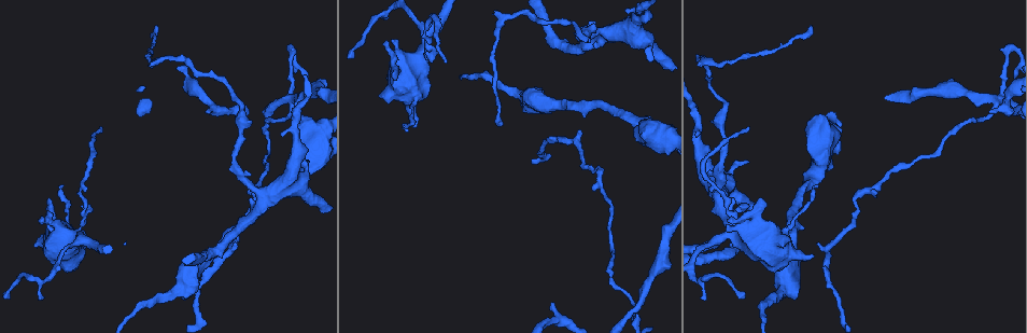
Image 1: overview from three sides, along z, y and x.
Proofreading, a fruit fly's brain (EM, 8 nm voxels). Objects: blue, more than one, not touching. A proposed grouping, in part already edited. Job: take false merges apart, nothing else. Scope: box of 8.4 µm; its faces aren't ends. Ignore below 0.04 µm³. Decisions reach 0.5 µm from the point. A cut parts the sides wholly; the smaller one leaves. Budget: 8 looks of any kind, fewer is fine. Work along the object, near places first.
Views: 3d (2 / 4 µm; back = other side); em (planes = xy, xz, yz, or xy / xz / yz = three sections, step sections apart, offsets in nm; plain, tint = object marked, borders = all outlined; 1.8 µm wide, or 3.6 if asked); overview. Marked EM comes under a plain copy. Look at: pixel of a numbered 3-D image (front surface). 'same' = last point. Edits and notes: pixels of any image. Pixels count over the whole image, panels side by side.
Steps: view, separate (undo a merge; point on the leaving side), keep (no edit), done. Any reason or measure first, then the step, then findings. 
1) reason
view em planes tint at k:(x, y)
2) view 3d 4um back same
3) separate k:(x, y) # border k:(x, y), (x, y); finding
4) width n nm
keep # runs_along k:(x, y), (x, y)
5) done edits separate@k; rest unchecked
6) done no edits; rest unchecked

narrows sharply
view 3d 4um at 1:(546, 22)

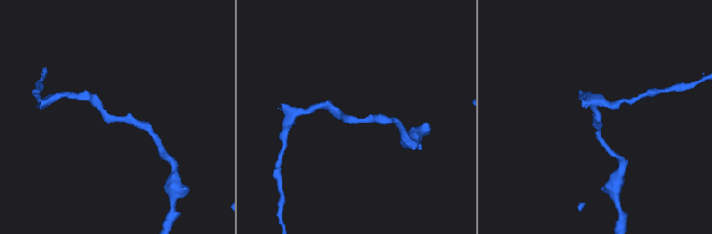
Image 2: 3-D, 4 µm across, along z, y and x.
now the EM
view em planes tint at 2:(597, 122)

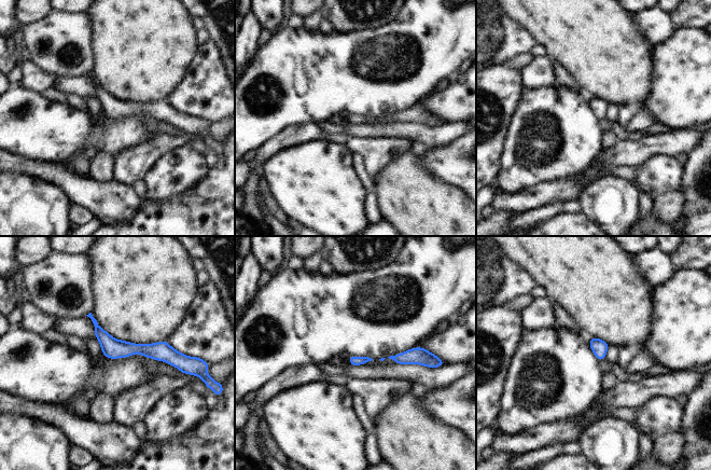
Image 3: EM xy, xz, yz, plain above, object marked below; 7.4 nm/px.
keep # runs_along 3:(97, 328), (115, 348), (162, 350), (179, 362); all the same neuron

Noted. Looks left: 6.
arms run side by side
view 3d 4um at 1:(276, 191)

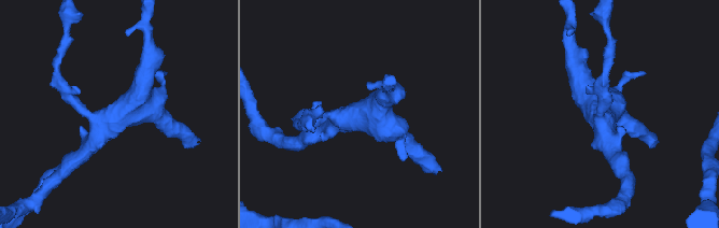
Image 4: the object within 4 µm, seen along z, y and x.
now the EM
view em 3.6um planes tint at 4:(121, 116)

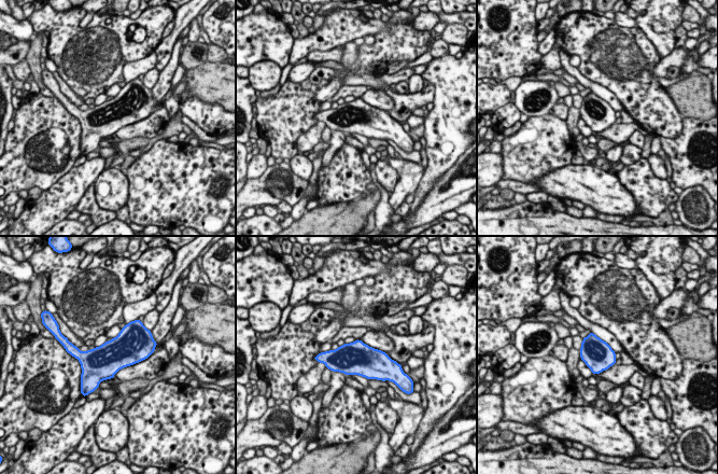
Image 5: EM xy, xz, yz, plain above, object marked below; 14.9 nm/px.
width 460 nm
keep # one neuron here

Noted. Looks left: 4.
four arms meet
view 3d 4um at 1:(638, 307)

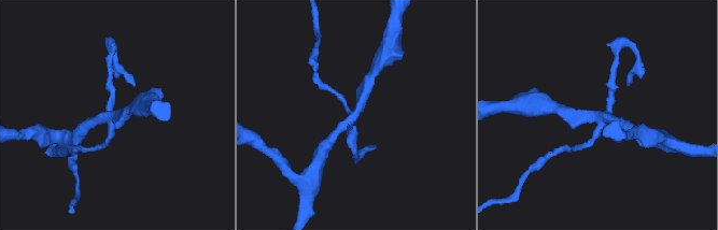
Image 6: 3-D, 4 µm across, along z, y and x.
arms 4; need the tissue
view em planes tint at 6:(593, 119)

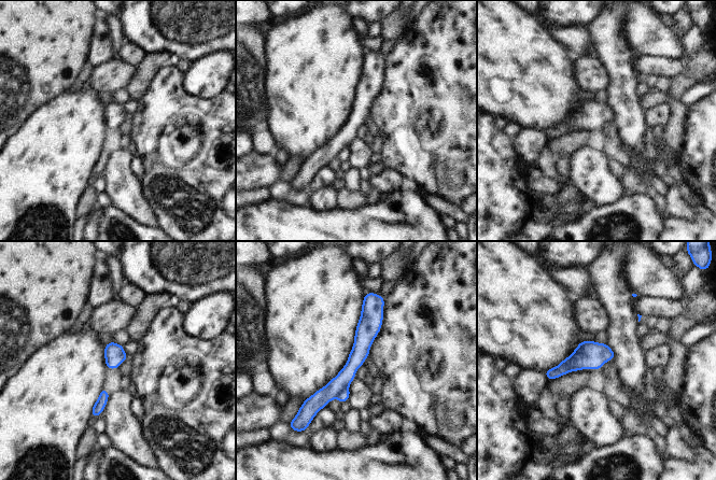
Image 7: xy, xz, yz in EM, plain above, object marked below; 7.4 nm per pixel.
separate 7:(344, 395) # border 7:(347, 385), (336, 396); a second neuron is stuck on

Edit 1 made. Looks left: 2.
done edits separate@7; rest unchecked

